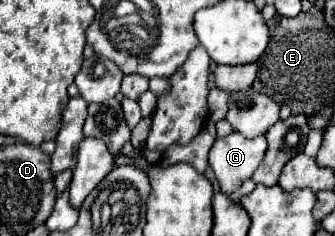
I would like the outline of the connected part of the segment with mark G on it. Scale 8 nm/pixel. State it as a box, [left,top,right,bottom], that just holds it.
[210,132,266,194]

